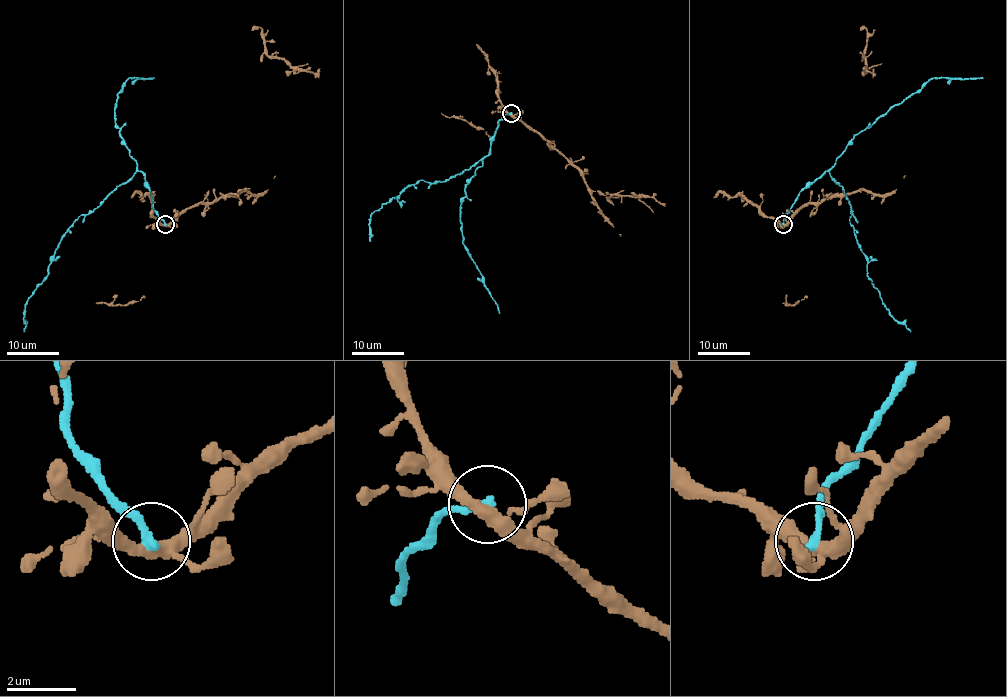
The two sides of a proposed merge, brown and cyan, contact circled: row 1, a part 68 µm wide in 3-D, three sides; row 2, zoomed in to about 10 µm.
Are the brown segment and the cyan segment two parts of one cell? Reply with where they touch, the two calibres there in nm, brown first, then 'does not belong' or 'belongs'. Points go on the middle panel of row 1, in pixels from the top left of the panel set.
place (511, 113); calibres 320 and 240 nm; does not belong

